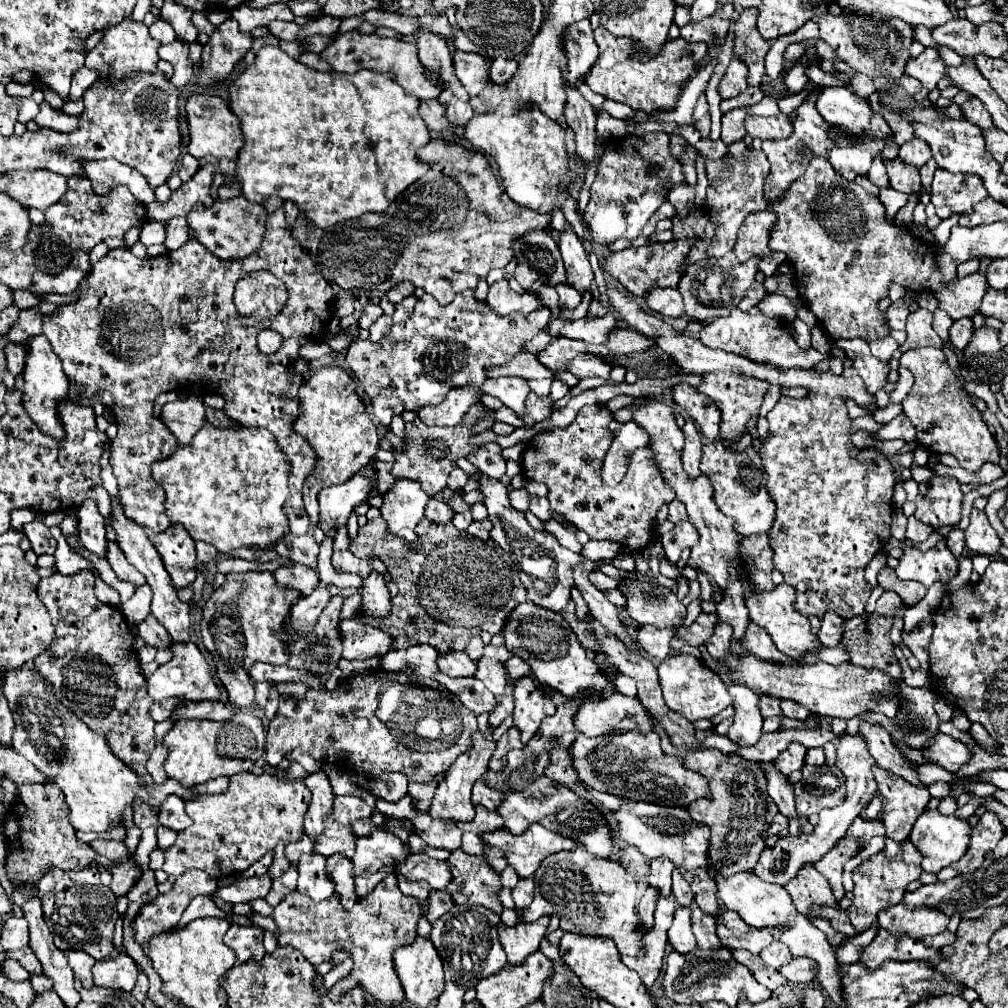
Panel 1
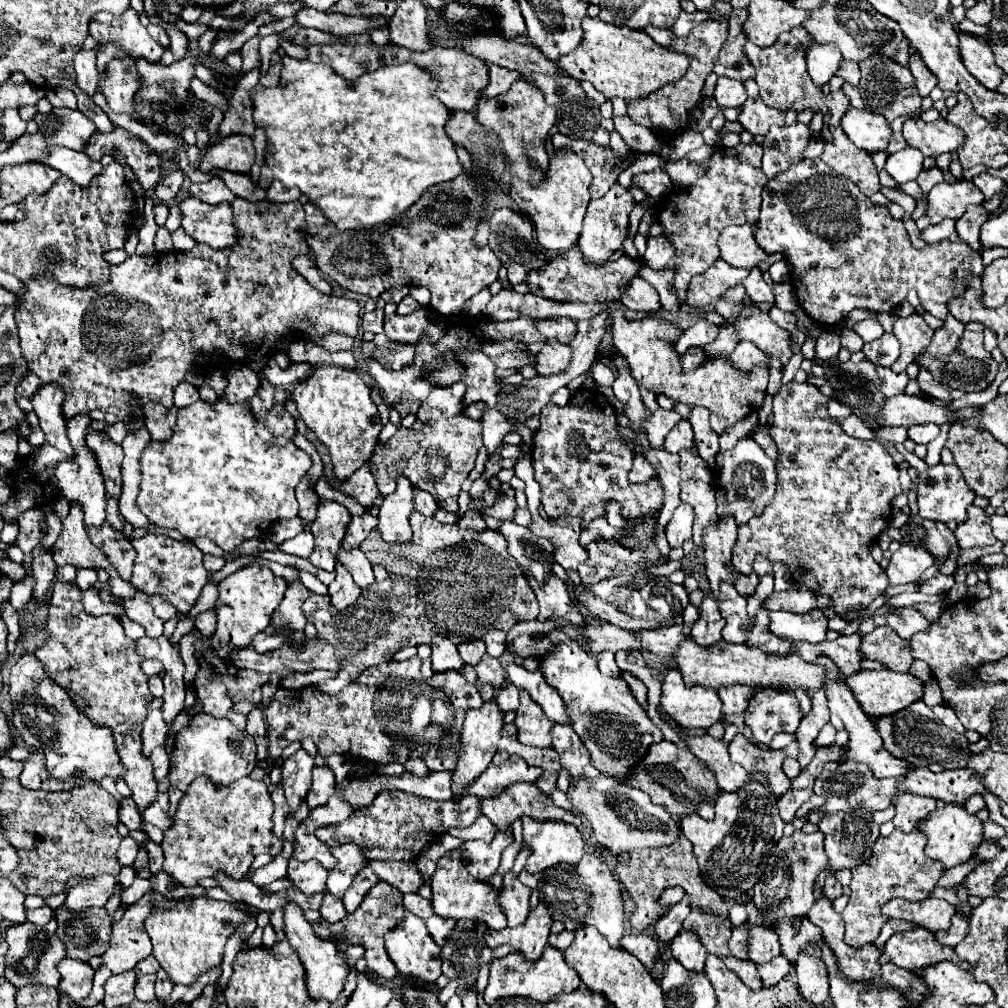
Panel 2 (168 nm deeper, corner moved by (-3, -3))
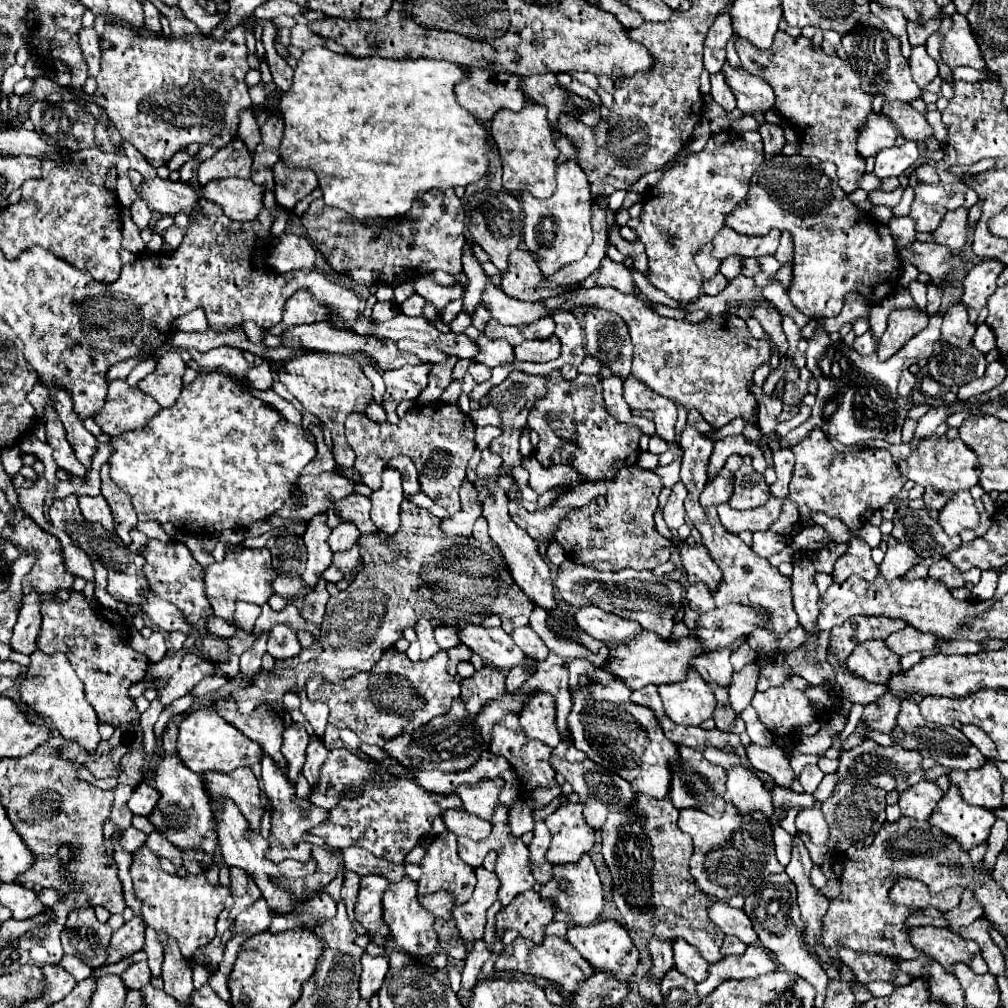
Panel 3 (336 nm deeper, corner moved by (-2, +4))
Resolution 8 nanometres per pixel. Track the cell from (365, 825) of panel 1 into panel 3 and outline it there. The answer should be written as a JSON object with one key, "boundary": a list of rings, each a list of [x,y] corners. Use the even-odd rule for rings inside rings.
{"boundary":[[[369,779],[363,787],[351,789],[327,815],[323,823],[313,827],[309,833],[323,837],[331,847],[345,849],[351,845],[365,847],[375,857],[403,863],[405,855],[419,843],[419,839],[431,829],[431,821],[445,809],[461,809],[459,795],[435,795],[423,791],[409,779]]]}

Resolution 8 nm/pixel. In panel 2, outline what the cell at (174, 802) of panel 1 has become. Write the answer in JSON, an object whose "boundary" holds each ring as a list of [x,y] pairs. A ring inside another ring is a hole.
{"boundary":[[[162,792],[162,794],[158,794],[158,798],[156,798],[156,802],[154,804],[150,804],[142,814],[142,818],[146,820],[146,822],[150,822],[150,824],[154,824],[154,826],[158,826],[160,830],[170,830],[172,828],[172,816],[168,814],[168,810],[170,810],[170,802],[168,802],[168,792]]]}

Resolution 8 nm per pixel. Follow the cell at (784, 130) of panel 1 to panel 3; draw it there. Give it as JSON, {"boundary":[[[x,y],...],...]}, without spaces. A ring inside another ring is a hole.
{"boundary":[[[725,61],[725,65],[723,65],[723,75],[737,99],[737,107],[745,115],[753,115],[755,111],[765,113],[765,111],[773,109],[775,95],[767,81],[759,79],[757,75],[751,75],[743,67],[731,67],[729,61]]]}

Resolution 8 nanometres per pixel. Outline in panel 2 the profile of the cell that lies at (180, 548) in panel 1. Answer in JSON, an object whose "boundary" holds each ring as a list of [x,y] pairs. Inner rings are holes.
{"boundary":[[[152,534],[144,538],[132,540],[132,546],[136,550],[136,562],[134,562],[134,574],[132,584],[142,588],[148,594],[158,594],[166,598],[170,604],[174,604],[180,612],[188,612],[204,584],[208,582],[208,572],[202,566],[202,550],[194,542],[186,540],[174,540],[166,534]],[[154,572],[162,576],[162,580],[154,578]]]}

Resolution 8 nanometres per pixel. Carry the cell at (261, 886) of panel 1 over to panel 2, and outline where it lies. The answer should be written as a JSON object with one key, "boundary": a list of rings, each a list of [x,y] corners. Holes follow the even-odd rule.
{"boundary":[[[282,854],[276,855],[273,860],[257,869],[252,876],[252,882],[258,887],[264,887],[272,882],[281,879],[287,875],[288,862]]]}

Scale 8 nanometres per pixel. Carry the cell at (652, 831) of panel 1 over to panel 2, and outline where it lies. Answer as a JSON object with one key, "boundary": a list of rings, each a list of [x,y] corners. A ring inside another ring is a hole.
{"boundary":[[[602,776],[596,780],[580,778],[568,788],[568,798],[592,824],[596,840],[612,854],[620,856],[624,850],[634,848],[662,848],[680,838],[680,818],[670,814],[664,806],[652,804],[650,796],[638,788],[616,784],[612,778]]]}

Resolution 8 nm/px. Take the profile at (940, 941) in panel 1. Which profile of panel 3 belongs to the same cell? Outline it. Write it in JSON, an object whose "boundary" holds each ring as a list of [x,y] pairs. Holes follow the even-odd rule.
{"boundary":[[[963,891],[961,895],[961,903],[957,907],[953,907],[951,911],[945,913],[945,917],[951,921],[951,931],[959,931],[961,927],[973,923],[975,919],[979,919],[983,915],[983,905],[975,899],[973,891]]]}

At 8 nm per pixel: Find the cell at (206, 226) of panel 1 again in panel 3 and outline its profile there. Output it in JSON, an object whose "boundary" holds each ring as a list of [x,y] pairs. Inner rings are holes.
{"boundary":[[[145,179],[135,193],[147,201],[149,209],[155,209],[161,215],[177,215],[185,213],[189,215],[191,211],[197,211],[197,195],[195,191],[181,183],[181,181],[169,181],[169,179]]]}

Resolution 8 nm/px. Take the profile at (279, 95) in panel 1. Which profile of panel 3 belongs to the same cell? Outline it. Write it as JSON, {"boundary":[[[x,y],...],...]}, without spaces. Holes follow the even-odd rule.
{"boundary":[[[313,47],[307,49],[303,53],[303,59],[297,63],[295,69],[295,83],[293,89],[289,93],[281,93],[279,99],[279,109],[285,121],[285,137],[281,141],[281,159],[295,169],[313,169],[317,173],[319,179],[319,187],[323,191],[323,199],[327,205],[343,209],[345,213],[349,213],[351,217],[357,219],[393,219],[393,217],[403,217],[409,209],[411,203],[423,195],[425,191],[431,189],[449,189],[449,187],[465,187],[469,183],[479,181],[487,167],[489,167],[489,151],[495,147],[487,133],[485,133],[485,125],[481,121],[477,121],[467,109],[463,109],[457,99],[455,99],[455,85],[459,85],[463,79],[467,79],[467,69],[457,65],[457,63],[449,63],[449,61],[437,61],[437,59],[425,59],[425,57],[417,57],[417,59],[383,59],[383,57],[351,57],[351,55],[339,55],[333,53],[325,47]]]}

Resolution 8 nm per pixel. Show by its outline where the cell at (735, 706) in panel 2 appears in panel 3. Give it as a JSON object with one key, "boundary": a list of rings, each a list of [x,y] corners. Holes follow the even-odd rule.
{"boundary":[[[711,651],[707,655],[697,655],[691,661],[691,667],[709,683],[711,689],[715,687],[729,687],[731,683],[731,661],[729,661],[731,651]]]}

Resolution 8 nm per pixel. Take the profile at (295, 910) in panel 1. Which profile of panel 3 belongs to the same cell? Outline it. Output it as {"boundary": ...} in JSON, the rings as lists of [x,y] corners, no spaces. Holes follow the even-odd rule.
{"boundary":[[[365,875],[359,881],[361,891],[355,903],[355,919],[373,935],[375,943],[385,943],[385,935],[389,935],[389,927],[383,923],[383,891],[389,881],[377,875]]]}

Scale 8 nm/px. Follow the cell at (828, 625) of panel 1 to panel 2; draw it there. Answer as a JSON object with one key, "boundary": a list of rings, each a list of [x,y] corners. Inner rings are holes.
{"boundary":[[[810,610],[808,614],[800,616],[794,612],[772,612],[770,614],[770,632],[788,642],[794,640],[808,640],[808,642],[822,642],[828,634],[828,618],[822,610]]]}

